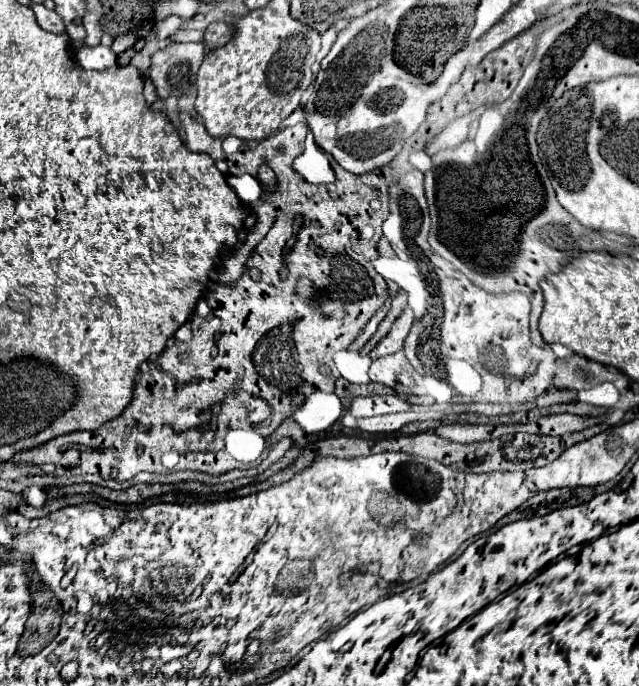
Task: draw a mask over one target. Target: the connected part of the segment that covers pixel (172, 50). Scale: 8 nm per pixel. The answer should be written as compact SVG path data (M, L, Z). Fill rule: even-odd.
M172 43L152 55L152 67L150 67L150 79L156 87L156 93L160 99L168 97L180 97L188 91L188 87L196 81L198 67L204 59L204 43Z

